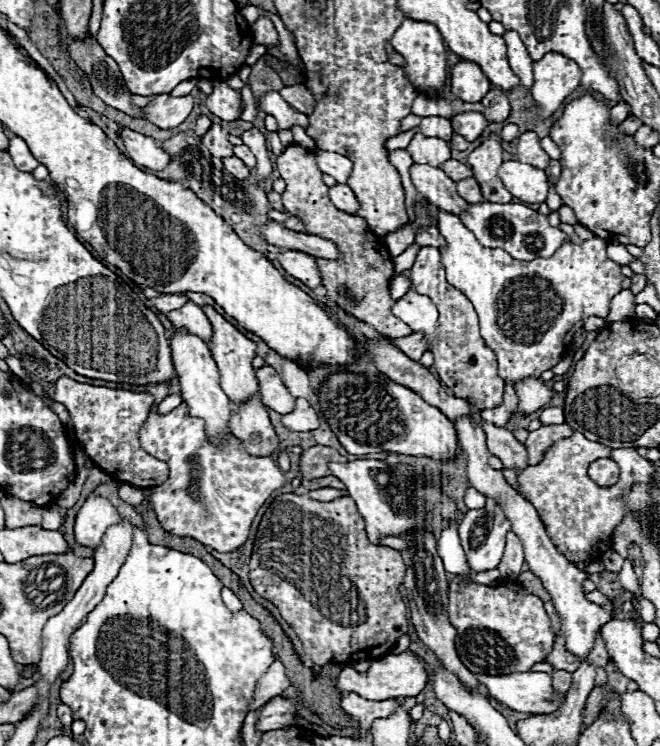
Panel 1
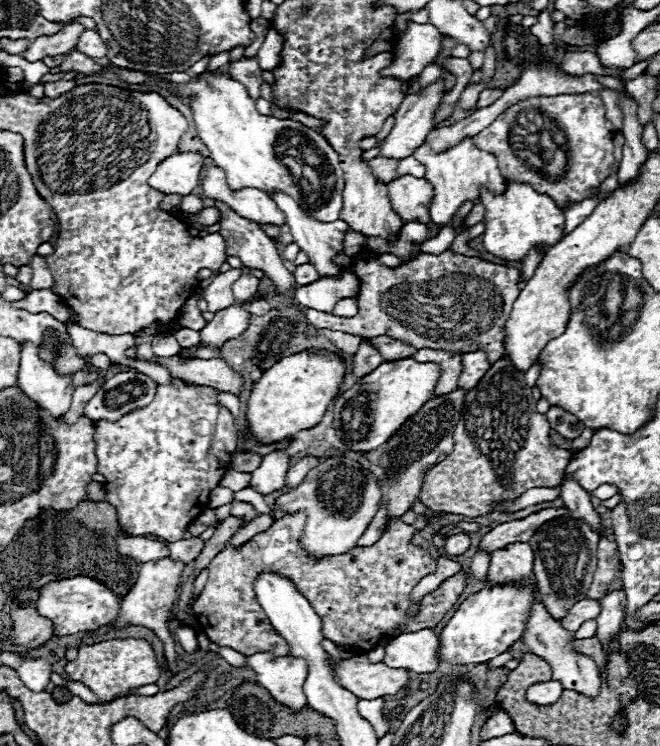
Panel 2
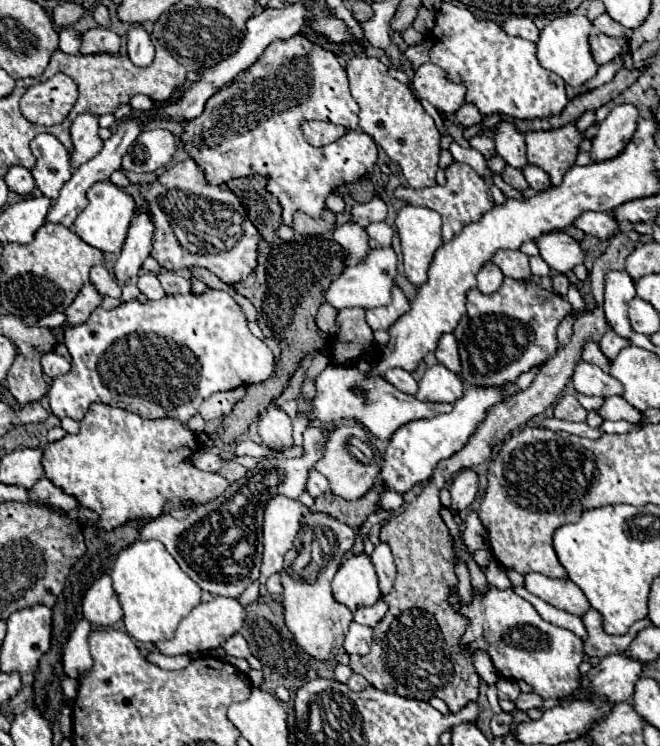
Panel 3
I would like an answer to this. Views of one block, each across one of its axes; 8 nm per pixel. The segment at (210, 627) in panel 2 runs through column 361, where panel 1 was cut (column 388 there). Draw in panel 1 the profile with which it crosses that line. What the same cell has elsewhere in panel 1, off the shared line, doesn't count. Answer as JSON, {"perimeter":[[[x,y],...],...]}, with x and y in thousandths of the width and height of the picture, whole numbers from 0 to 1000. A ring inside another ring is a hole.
{"perimeter":[[[421,662],[415,668],[415,673],[409,676],[409,681],[403,684],[403,689],[400,689],[400,694],[397,694],[397,700],[391,705],[391,716],[388,716],[388,727],[385,727],[385,740],[382,740],[382,748],[379,748],[379,780],[382,780],[385,791],[397,802],[409,804],[424,818],[427,828],[442,839],[448,853],[464,866],[467,879],[482,893],[491,893],[497,887],[536,890],[542,885],[570,885],[570,882],[585,879],[597,869],[603,855],[618,847],[615,810],[609,807],[609,799],[603,794],[606,783],[612,780],[612,769],[615,769],[615,759],[609,753],[606,740],[600,740],[600,737],[594,737],[588,732],[567,732],[567,729],[558,727],[555,710],[552,710],[552,694],[542,686],[536,670],[530,670],[530,665],[512,668],[512,670],[503,670],[503,673],[485,673],[485,670],[470,670],[464,662]]]}

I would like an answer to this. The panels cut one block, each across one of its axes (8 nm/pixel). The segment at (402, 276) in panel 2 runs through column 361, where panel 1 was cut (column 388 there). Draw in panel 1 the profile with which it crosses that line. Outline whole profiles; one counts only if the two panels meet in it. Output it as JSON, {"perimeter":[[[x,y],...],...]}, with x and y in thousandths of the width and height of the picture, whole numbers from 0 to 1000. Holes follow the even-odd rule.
{"perimeter":[[[439,193],[418,212],[418,225],[433,244],[433,255],[427,257],[430,279],[464,300],[467,314],[497,319],[518,335],[515,349],[482,346],[482,359],[488,367],[488,381],[497,389],[497,399],[512,408],[530,408],[533,421],[542,429],[567,437],[576,448],[588,453],[621,450],[621,437],[609,434],[609,429],[603,429],[591,418],[597,408],[597,402],[591,399],[591,375],[597,370],[597,354],[591,340],[585,338],[582,324],[567,316],[567,311],[561,311],[558,300],[545,290],[527,290],[500,271],[497,249],[488,244],[488,231],[476,220],[473,201],[452,193]]]}

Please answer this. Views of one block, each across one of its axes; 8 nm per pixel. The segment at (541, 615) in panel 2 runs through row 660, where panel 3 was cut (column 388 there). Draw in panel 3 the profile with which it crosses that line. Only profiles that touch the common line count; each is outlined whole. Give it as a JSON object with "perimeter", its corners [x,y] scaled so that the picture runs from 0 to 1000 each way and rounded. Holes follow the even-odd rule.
{"perimeter":[[[576,727],[567,735],[564,751],[567,751],[567,761],[570,761],[576,794],[579,794],[579,799],[585,799],[594,791],[594,783],[597,783],[597,775],[600,775],[600,756],[597,756],[591,735]]]}

